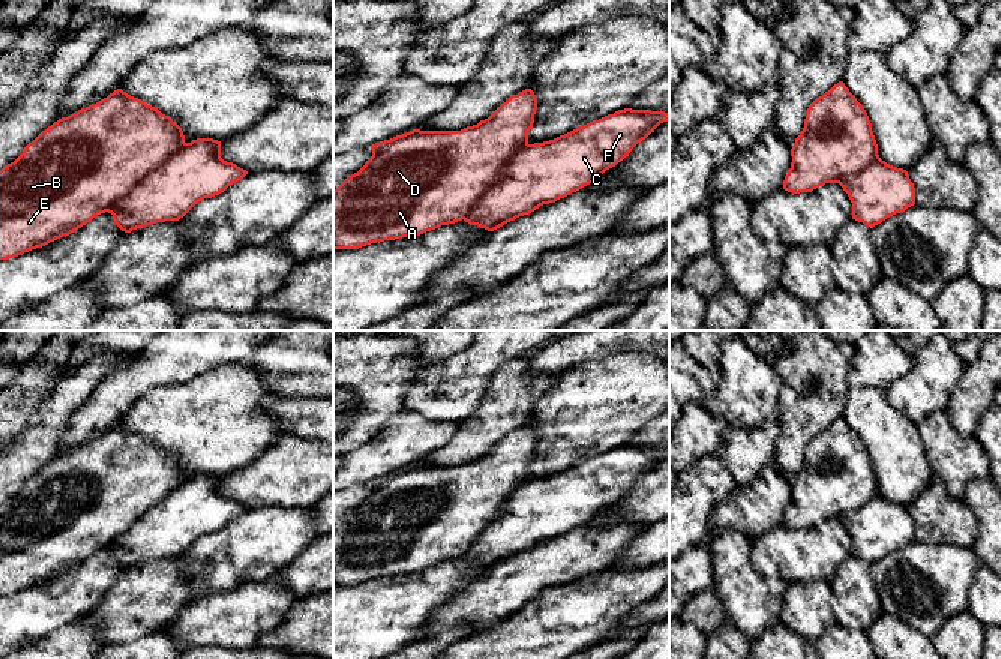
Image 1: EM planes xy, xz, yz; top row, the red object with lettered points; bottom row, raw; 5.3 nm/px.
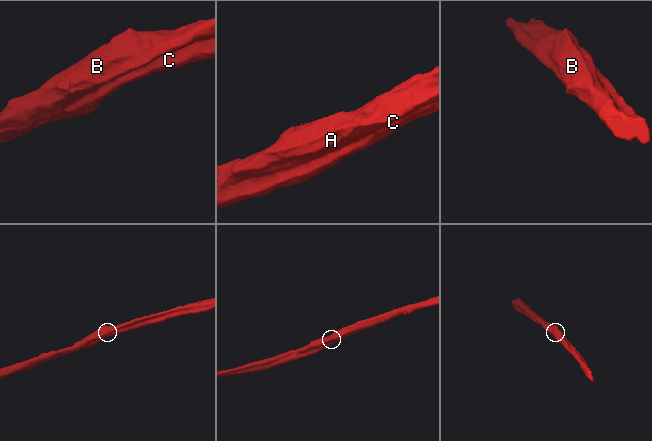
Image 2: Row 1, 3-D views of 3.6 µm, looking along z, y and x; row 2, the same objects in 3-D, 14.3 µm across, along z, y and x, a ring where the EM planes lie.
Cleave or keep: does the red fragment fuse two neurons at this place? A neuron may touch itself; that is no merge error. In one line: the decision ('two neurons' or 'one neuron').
two neurons

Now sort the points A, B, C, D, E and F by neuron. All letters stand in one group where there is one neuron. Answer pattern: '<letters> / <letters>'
A B D E / C F

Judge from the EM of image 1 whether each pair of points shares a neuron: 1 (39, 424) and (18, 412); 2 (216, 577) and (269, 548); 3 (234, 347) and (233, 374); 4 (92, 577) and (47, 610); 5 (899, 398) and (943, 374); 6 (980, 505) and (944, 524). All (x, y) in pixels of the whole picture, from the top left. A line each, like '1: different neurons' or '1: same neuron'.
1: different neurons
2: same neuron
3: different neurons
4: same neuron
5: same neuron
6: different neurons

